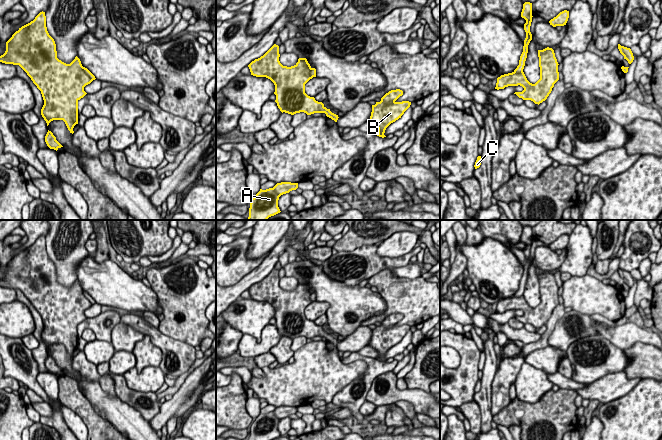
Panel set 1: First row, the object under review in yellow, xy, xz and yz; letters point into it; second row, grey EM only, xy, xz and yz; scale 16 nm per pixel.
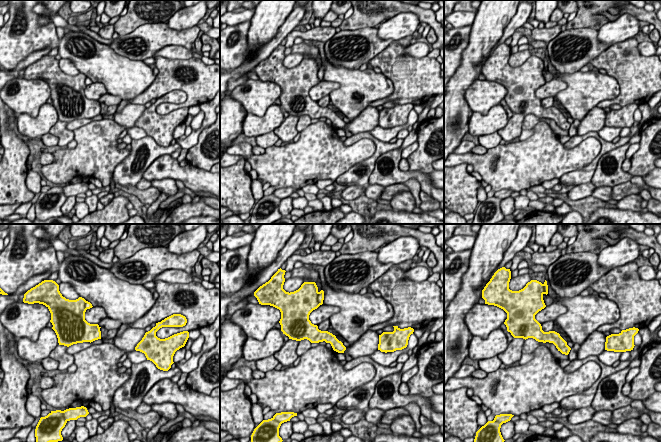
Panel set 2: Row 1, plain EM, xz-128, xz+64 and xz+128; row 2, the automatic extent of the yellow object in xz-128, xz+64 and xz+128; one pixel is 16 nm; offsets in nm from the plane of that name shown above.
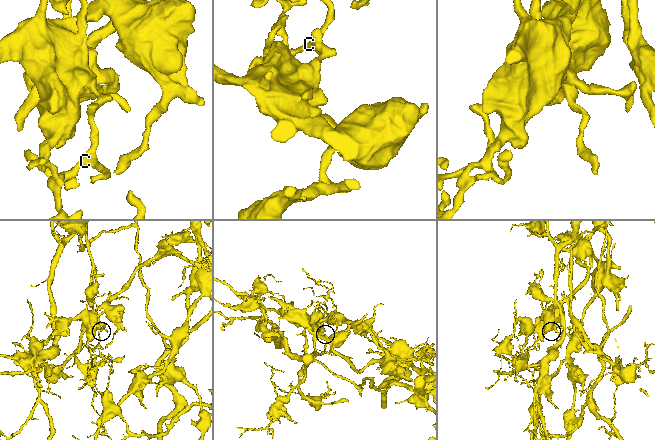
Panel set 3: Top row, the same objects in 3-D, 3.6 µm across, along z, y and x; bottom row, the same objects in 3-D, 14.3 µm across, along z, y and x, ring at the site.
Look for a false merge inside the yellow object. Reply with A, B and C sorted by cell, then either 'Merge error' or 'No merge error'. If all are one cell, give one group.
Groups: A / B C. Merge error

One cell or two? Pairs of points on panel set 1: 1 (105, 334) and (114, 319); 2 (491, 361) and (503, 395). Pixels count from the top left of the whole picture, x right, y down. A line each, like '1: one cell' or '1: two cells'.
1: one cell
2: two cells

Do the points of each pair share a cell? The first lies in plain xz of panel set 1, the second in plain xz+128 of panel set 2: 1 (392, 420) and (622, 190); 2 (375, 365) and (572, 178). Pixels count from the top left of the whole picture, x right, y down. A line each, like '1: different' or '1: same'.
1: different
2: same

